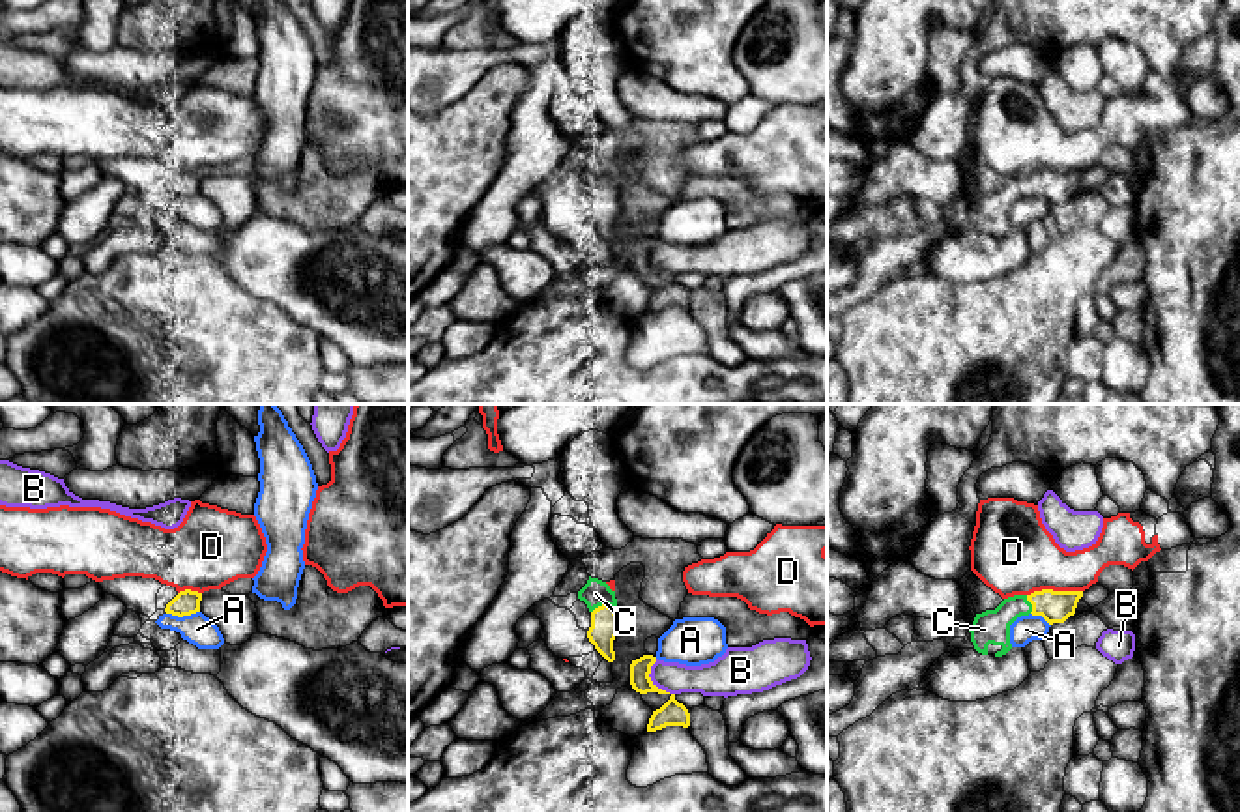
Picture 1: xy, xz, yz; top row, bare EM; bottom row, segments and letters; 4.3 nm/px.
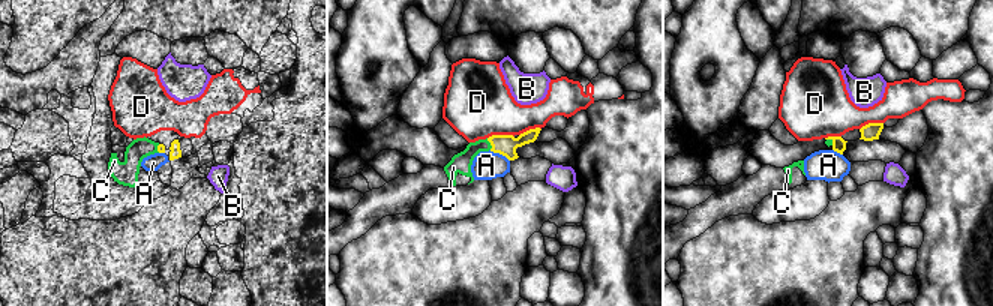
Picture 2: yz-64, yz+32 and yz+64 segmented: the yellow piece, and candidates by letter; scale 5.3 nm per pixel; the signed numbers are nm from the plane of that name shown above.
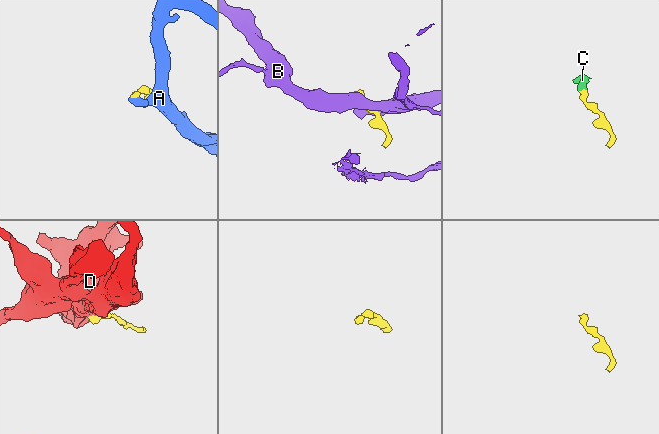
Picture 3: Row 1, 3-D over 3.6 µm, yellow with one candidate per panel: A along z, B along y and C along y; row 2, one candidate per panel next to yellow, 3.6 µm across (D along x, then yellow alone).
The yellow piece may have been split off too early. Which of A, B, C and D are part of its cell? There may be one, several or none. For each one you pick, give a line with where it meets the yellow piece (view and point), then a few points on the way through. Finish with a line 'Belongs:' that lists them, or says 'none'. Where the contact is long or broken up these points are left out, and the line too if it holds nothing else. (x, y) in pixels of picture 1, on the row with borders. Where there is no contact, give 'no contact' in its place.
C: meets yellow in xz at (606, 605)
Belongs: C

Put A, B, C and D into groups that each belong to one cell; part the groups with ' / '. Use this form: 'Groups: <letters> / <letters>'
Groups: A / B / C / D

